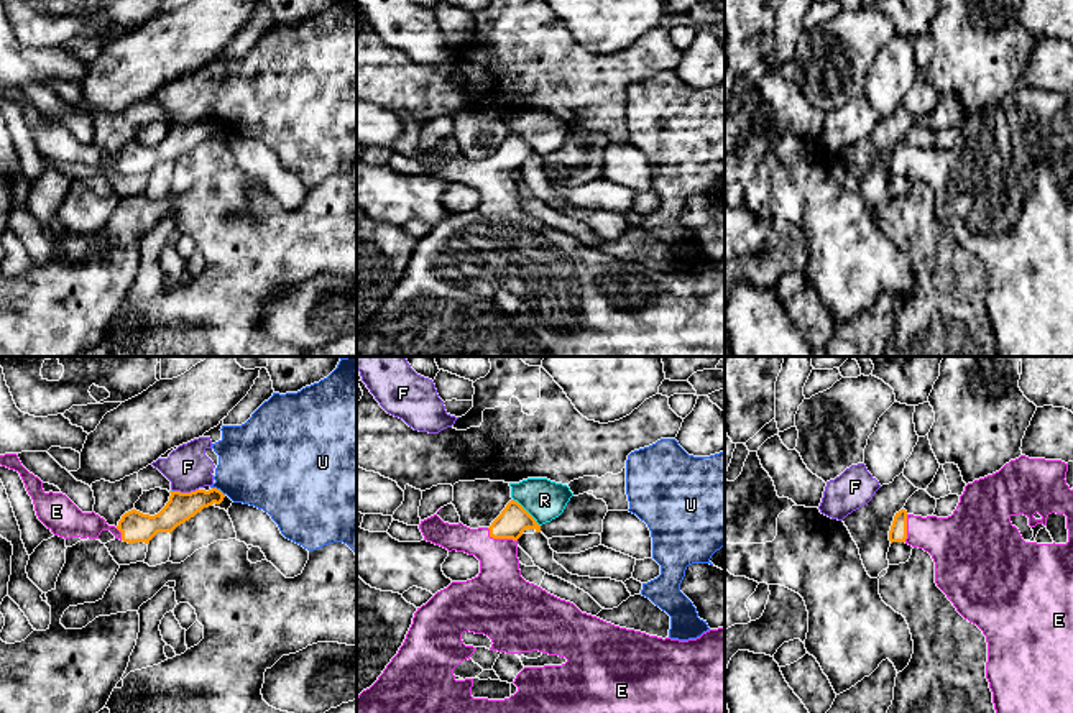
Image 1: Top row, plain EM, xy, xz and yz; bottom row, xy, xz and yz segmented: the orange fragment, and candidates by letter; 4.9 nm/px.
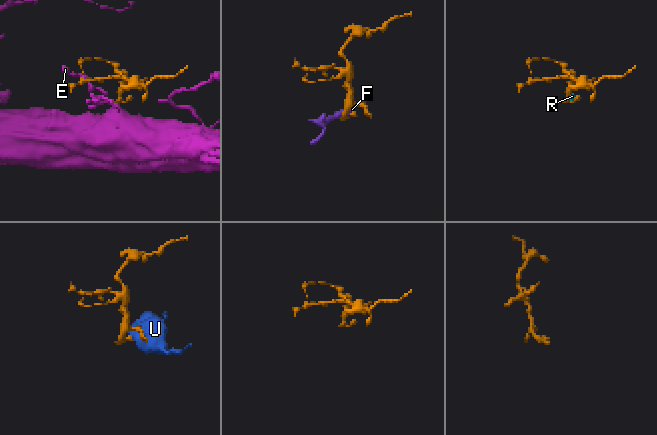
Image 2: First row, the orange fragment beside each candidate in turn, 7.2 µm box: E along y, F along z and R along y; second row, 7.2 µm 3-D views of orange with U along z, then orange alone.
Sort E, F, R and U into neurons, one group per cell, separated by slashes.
E / F R U

